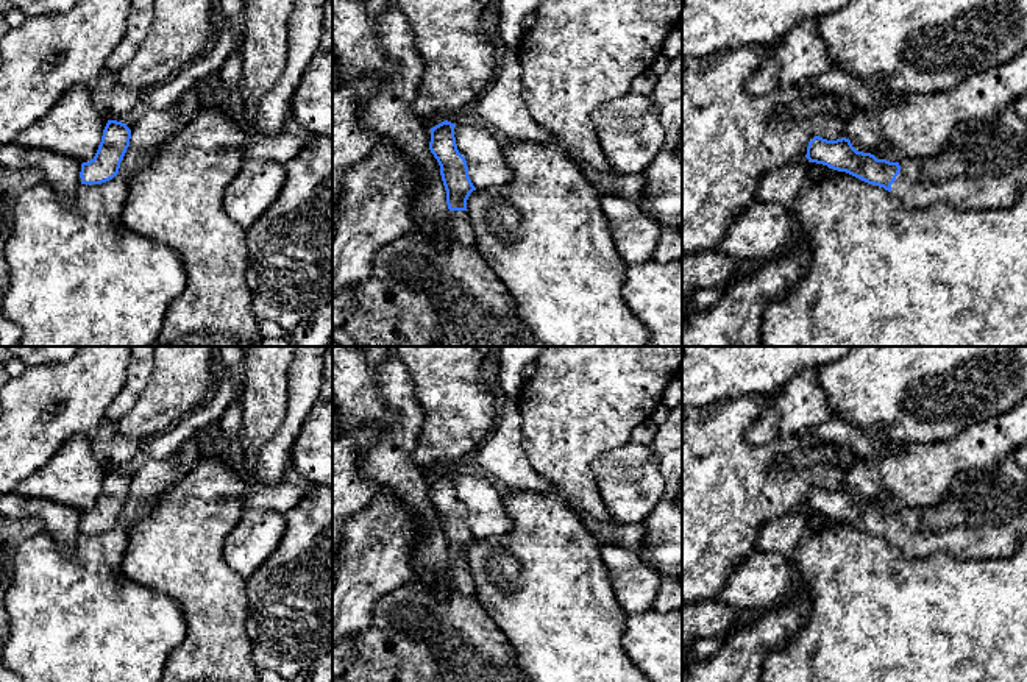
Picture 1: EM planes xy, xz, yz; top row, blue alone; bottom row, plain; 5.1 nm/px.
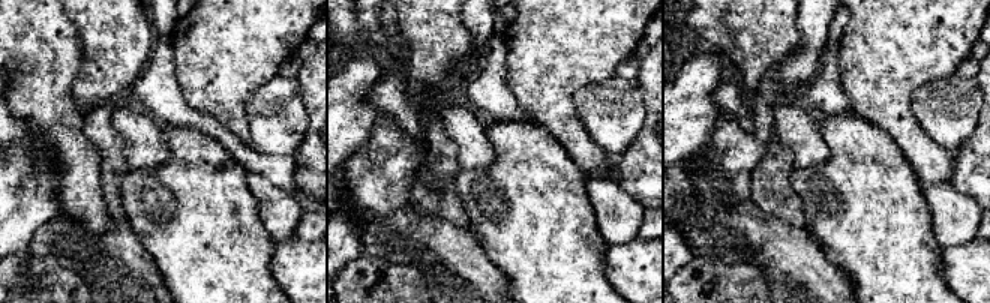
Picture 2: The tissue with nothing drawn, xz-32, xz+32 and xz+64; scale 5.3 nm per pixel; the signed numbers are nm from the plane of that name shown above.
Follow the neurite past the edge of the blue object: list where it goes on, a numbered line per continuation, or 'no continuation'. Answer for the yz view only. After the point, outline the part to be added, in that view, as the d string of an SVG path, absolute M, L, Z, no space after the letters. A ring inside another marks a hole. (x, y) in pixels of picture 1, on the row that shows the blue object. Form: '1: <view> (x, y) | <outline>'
1: yz (988, 191) | M1027 142L1024 156L1015 167L999 175L986 173L975 178L954 178L940 184L927 184L921 178L922 159L904 158L901 172L891 184L891 194L918 211L947 203L955 209L1002 209L1018 201L1027 187Z

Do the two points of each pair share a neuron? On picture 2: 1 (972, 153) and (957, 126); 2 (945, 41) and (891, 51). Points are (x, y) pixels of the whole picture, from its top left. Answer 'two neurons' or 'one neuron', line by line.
1: two neurons
2: one neuron

